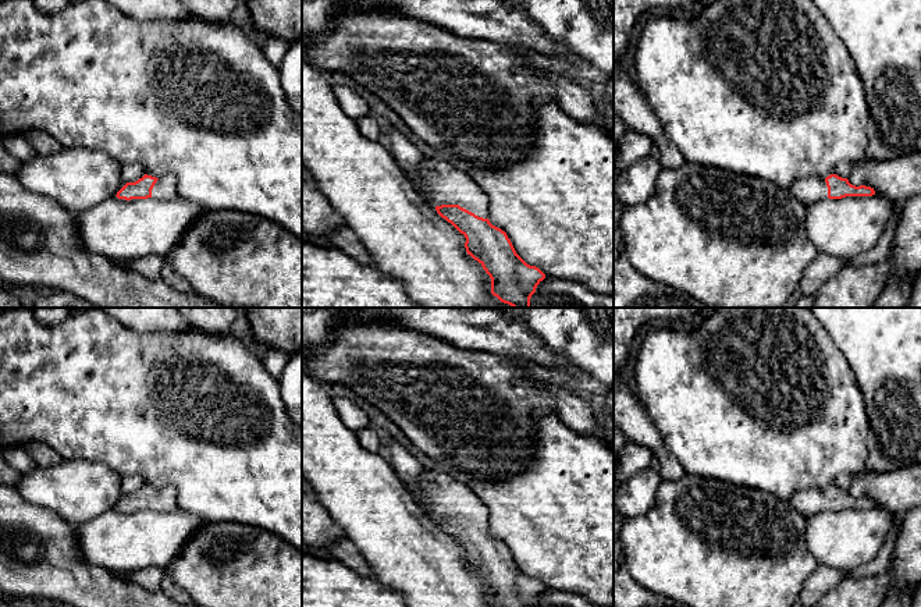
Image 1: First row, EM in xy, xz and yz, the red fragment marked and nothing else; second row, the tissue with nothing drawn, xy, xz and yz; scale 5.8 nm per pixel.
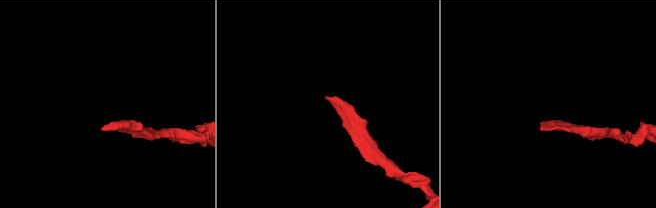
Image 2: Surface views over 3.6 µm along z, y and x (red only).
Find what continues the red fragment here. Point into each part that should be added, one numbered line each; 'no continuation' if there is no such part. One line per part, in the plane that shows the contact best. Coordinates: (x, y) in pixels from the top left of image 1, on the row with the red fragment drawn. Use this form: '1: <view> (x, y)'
1: xz (443, 184)

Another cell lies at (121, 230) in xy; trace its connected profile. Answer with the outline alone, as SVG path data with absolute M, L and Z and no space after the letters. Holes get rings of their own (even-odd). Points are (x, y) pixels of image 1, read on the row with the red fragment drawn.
M113 196L75 216L81 245L117 263L156 255L163 259L206 207L181 196L118 199Z

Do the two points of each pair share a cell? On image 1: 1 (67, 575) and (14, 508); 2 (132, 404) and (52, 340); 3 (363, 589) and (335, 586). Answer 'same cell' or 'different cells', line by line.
1: same cell
2: same cell
3: same cell

